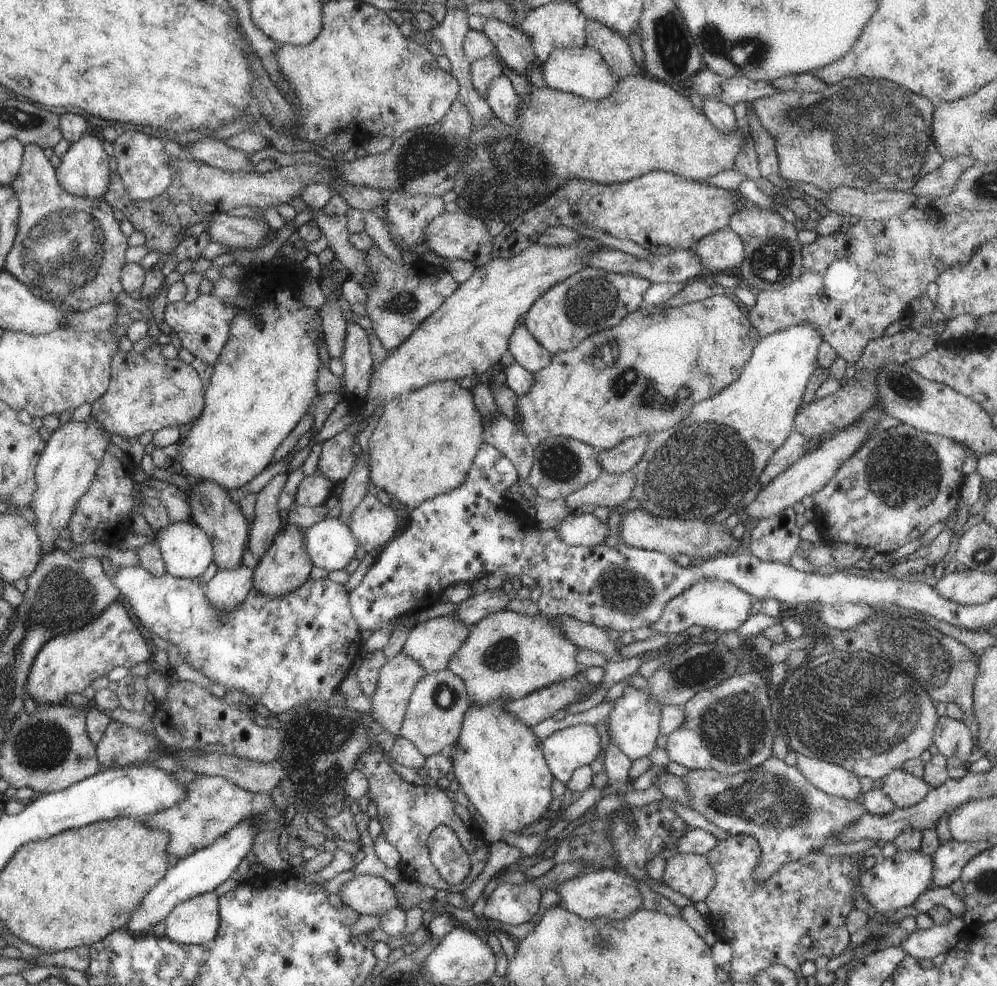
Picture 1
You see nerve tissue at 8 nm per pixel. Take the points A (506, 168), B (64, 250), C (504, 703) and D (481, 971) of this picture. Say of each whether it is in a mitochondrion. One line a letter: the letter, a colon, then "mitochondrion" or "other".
A: mitochondrion
B: mitochondrion
C: other
D: other

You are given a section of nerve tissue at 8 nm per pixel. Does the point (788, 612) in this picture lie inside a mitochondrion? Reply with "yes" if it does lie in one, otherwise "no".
no

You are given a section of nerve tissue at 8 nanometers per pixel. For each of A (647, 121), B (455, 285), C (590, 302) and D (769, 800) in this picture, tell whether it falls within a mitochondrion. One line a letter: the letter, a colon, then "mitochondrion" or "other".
A: other
B: other
C: mitochondrion
D: mitochondrion

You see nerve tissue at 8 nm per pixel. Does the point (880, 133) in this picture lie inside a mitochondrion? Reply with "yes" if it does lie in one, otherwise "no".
yes

